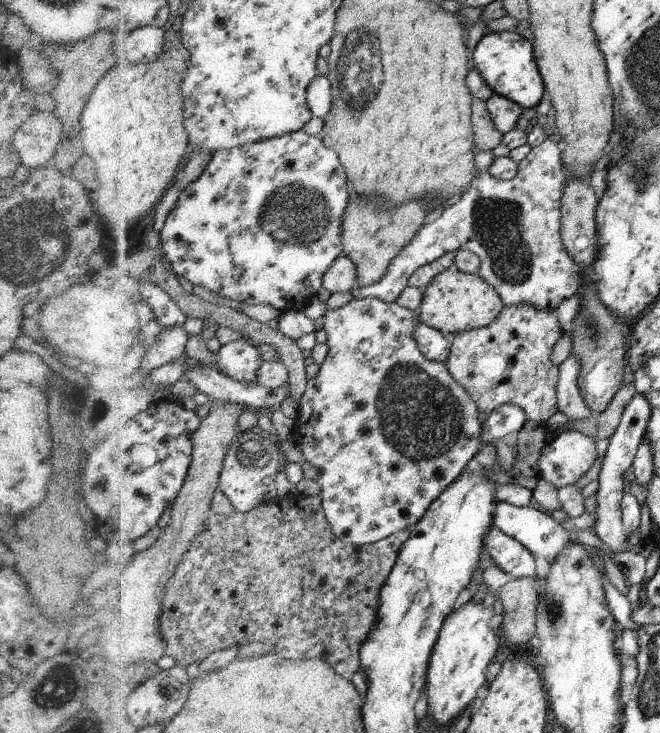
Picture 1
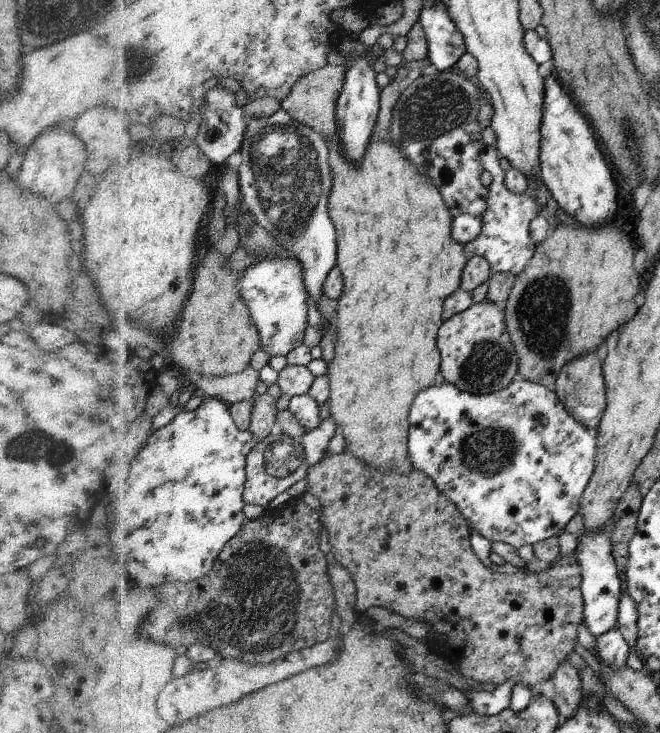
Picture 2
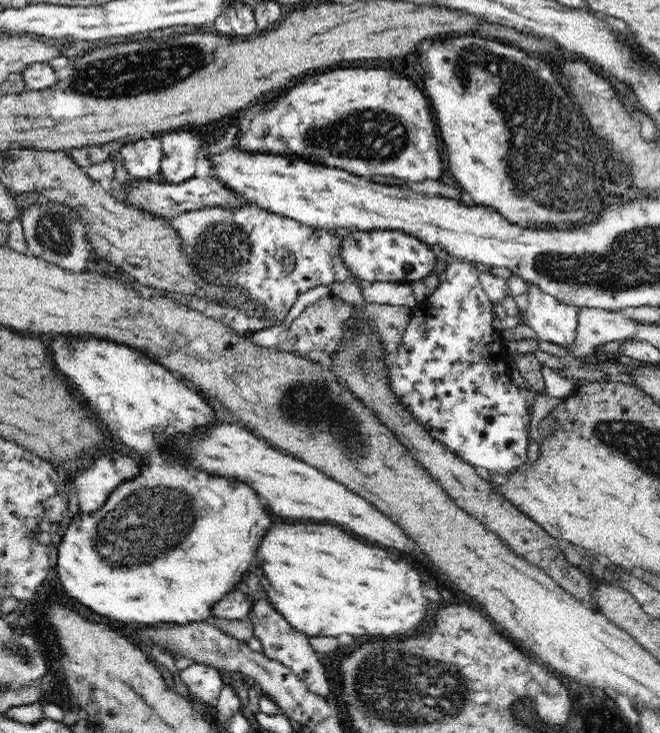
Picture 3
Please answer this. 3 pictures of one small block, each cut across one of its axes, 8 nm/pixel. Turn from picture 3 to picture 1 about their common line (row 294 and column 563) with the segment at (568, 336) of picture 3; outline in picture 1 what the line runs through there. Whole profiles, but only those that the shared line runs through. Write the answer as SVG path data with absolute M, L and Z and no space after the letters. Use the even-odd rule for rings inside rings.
M500 501L494 510L494 524L508 536L515 538L524 545L532 554L542 556L552 565L556 557L570 542L573 541L572 534L563 528L558 521L552 519L551 515L538 508L534 503L527 507L517 507L506 501Z

